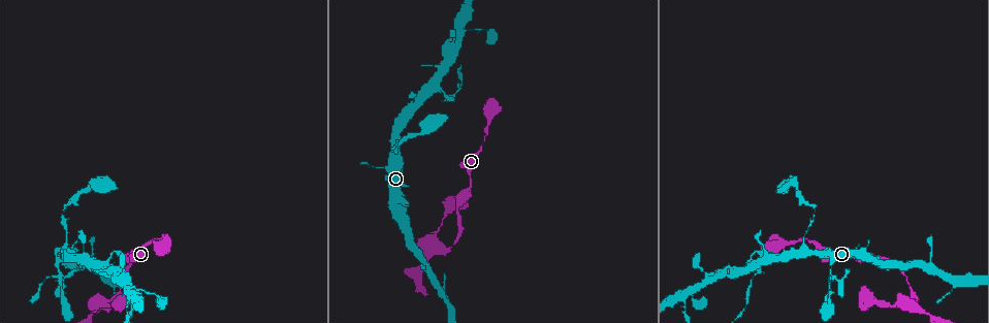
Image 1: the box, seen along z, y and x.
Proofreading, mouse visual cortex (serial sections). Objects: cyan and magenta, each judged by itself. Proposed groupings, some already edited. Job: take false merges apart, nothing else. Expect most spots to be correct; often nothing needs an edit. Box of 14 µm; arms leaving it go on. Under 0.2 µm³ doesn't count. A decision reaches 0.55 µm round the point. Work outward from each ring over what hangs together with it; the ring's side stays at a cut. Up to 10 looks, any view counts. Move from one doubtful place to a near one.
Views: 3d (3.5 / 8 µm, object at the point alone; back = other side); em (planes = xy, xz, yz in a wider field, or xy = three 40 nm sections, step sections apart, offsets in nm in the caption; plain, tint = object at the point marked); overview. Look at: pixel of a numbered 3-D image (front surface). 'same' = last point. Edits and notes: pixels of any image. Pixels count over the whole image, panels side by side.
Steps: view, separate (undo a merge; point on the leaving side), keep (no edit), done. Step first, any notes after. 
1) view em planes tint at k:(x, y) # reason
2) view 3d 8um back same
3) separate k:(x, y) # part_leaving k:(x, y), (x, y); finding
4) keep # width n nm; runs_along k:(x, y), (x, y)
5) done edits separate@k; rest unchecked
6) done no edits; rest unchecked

view 3d 3.5um at 1:(805, 250) # arms part here

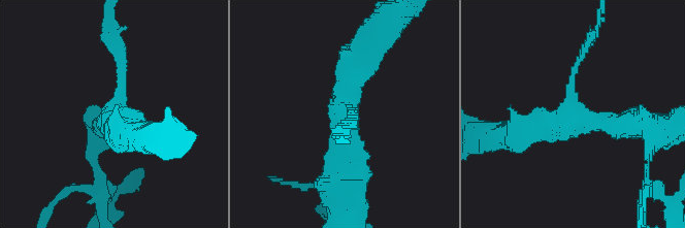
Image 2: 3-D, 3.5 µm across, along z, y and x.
view em xy step 2 tint at 2:(571, 122) # arms 3; arm_widths 150, 400, 400 nm

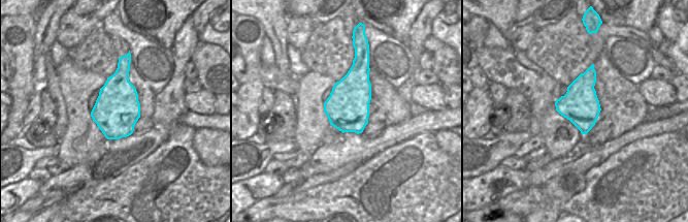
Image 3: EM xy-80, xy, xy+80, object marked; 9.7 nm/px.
keep # runs_along 2:(347, 182), (347, 87), (362, 50); continuous, no second cell

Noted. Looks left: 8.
view 3d 8um at 1:(441, 92) # abrupt turn

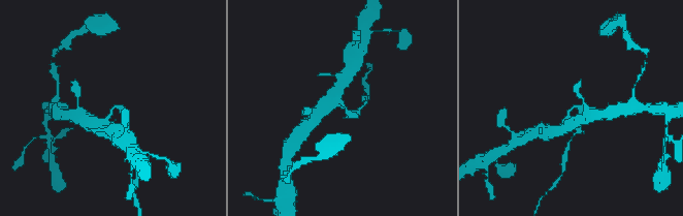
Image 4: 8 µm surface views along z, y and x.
view 3d 3.5um back at 4:(114, 106) # zoom in

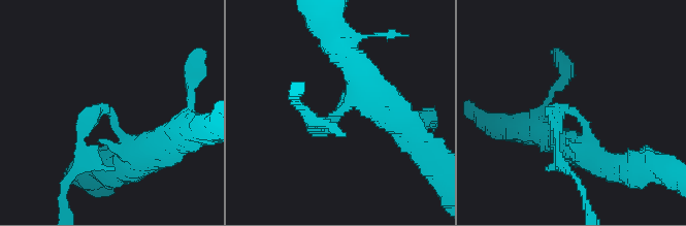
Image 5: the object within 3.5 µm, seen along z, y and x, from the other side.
view em planes tint at 5:(110, 112) # arm_widths 100, 400 nm; need the tissue

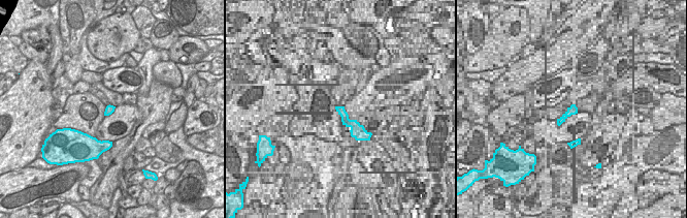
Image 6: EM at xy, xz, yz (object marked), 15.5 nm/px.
keep # runs_along 5:(379, 98), (350, 93), (325, 125), (315, 122); one cell here

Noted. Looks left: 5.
view 3d 3.5um at 1:(815, 211) # narrows sharply

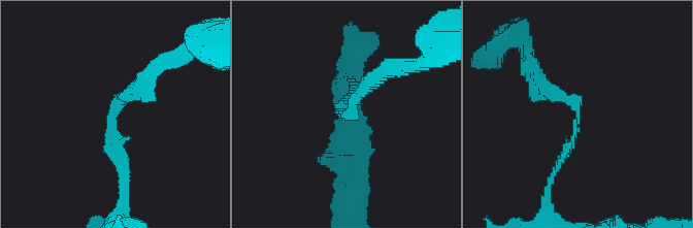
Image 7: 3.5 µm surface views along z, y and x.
view em xy step 5 tint at 7:(110, 118) # arm_widths 150, 200 nm; now the EM

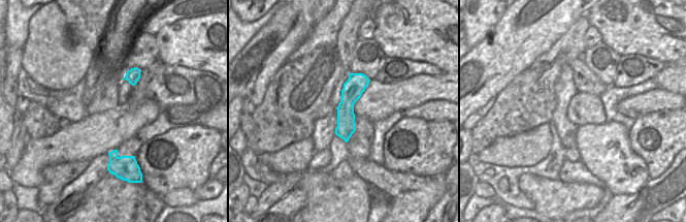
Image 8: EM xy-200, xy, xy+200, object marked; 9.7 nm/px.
keep # runs_along 7:(122, 180), (111, 110), (146, 85); one cell here

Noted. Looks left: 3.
view 3d 3.5um at 1:(110, 300)

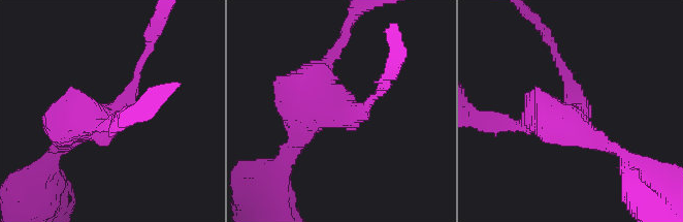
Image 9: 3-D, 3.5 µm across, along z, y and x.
view em xy step 2 tint at 9:(336, 101)

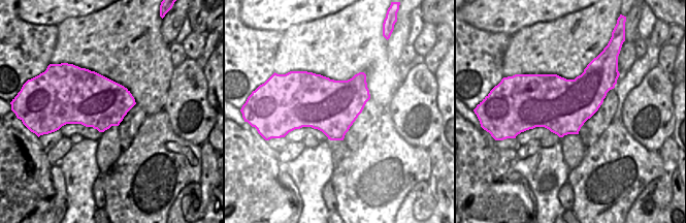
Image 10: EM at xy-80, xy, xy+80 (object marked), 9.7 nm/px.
keep # continuous, no second cell

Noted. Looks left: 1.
done no edits; rest unchecked

